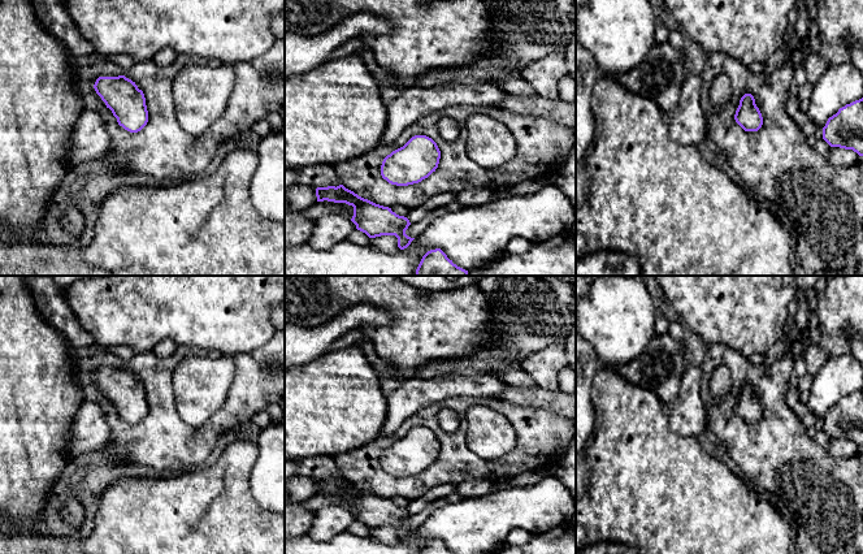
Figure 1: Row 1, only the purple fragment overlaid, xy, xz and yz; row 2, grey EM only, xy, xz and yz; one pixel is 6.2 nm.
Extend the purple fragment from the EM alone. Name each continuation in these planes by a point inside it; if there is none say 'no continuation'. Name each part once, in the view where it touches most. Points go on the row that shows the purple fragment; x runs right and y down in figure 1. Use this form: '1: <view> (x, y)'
no continuation

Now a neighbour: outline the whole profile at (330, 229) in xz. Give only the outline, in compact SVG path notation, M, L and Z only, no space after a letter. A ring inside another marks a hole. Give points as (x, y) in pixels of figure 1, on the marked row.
M325 215L316 221L308 244L317 250L330 250L337 243L348 239L356 225L341 215Z

